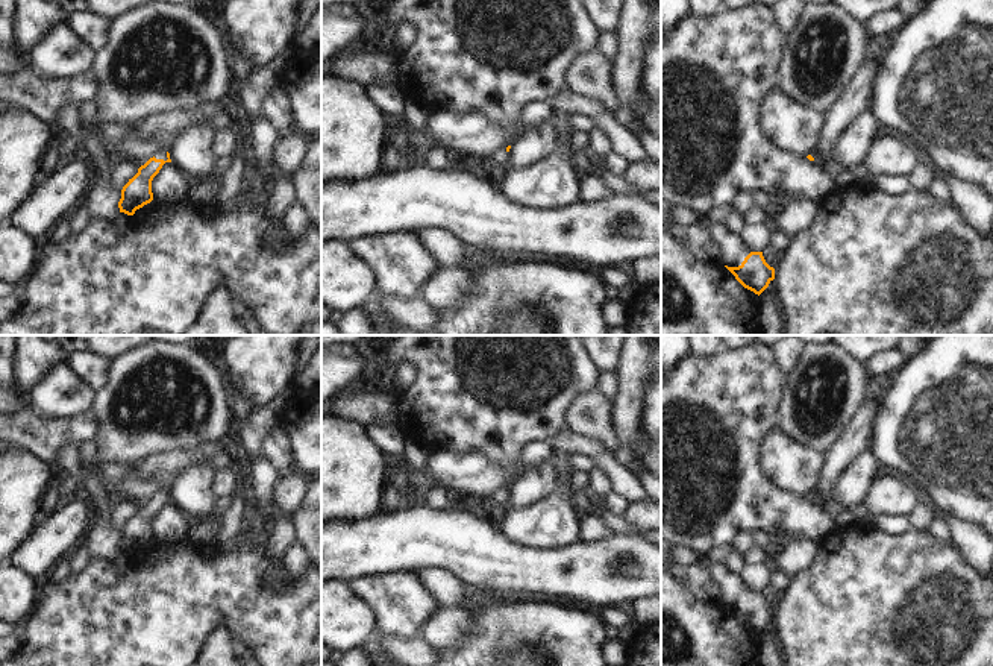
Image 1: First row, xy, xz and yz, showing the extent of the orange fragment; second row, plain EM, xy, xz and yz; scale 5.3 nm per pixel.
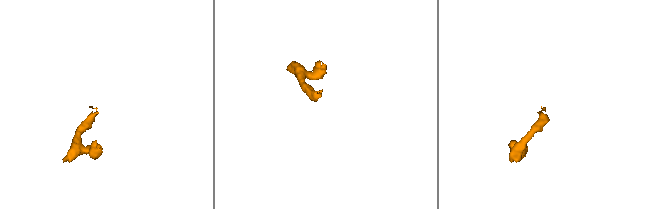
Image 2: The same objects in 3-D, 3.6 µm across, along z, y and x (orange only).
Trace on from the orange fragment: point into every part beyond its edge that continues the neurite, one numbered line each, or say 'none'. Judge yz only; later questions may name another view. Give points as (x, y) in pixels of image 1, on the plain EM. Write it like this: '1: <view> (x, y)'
1: yz (734, 590).

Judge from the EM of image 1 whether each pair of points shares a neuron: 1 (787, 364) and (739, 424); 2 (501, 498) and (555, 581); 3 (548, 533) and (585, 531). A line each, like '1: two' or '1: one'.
1: two
2: two
3: two

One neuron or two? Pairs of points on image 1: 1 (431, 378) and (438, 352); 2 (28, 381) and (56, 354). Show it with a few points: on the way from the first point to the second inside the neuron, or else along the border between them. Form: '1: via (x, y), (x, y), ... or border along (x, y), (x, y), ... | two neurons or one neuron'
1: via (437, 372), (438, 358) | one neuron
2: via (32, 373), (49, 357) | one neuron

